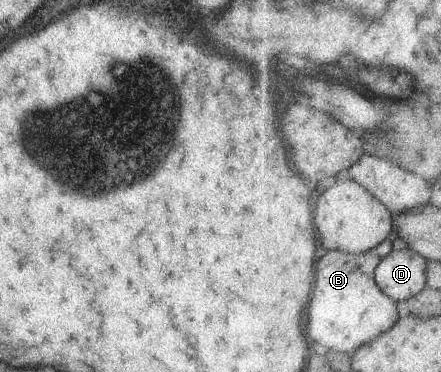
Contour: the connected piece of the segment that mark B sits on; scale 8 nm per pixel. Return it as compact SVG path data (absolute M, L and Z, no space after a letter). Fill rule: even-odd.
M378 249L364 253L329 251L318 267L316 294L310 308L310 338L330 350L353 356L368 342L374 342L400 322L398 301L386 294L377 281L377 269L383 258Z

